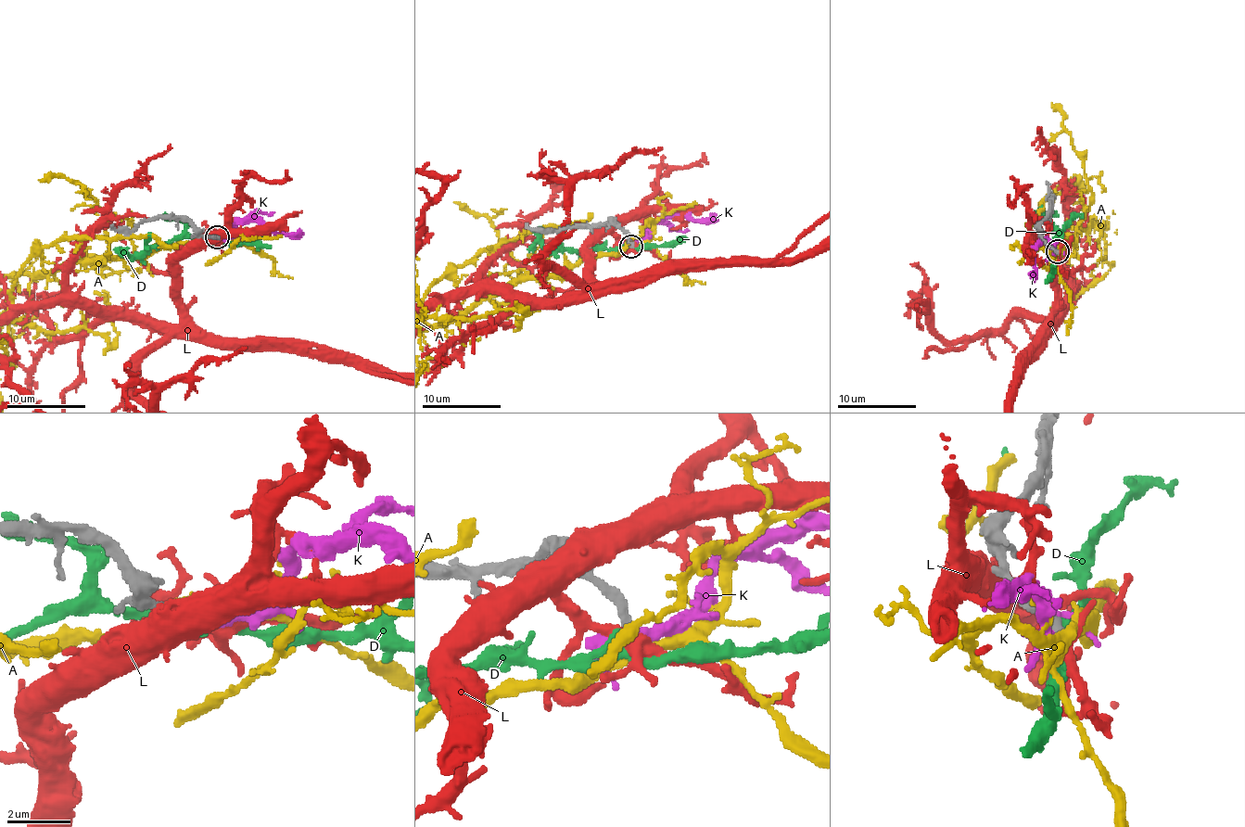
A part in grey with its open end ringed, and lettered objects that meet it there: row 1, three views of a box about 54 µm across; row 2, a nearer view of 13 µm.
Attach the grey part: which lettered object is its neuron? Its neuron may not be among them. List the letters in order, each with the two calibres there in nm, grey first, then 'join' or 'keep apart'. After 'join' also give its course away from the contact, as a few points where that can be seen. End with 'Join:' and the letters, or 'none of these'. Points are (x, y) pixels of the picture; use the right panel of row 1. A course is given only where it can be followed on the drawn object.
A: 320/360 nm | keep apart
D: 320/240 nm | keep apart
K: 360/340 nm | keep apart
L: 320/400 nm | keep apart
Join: none of these

